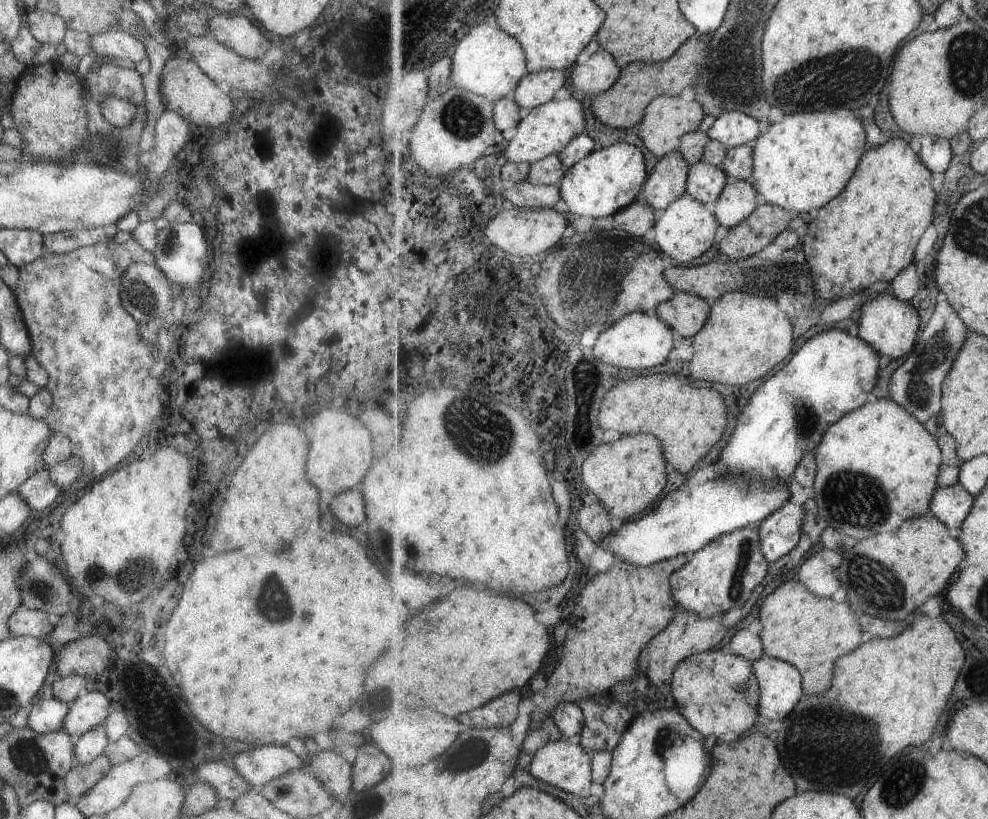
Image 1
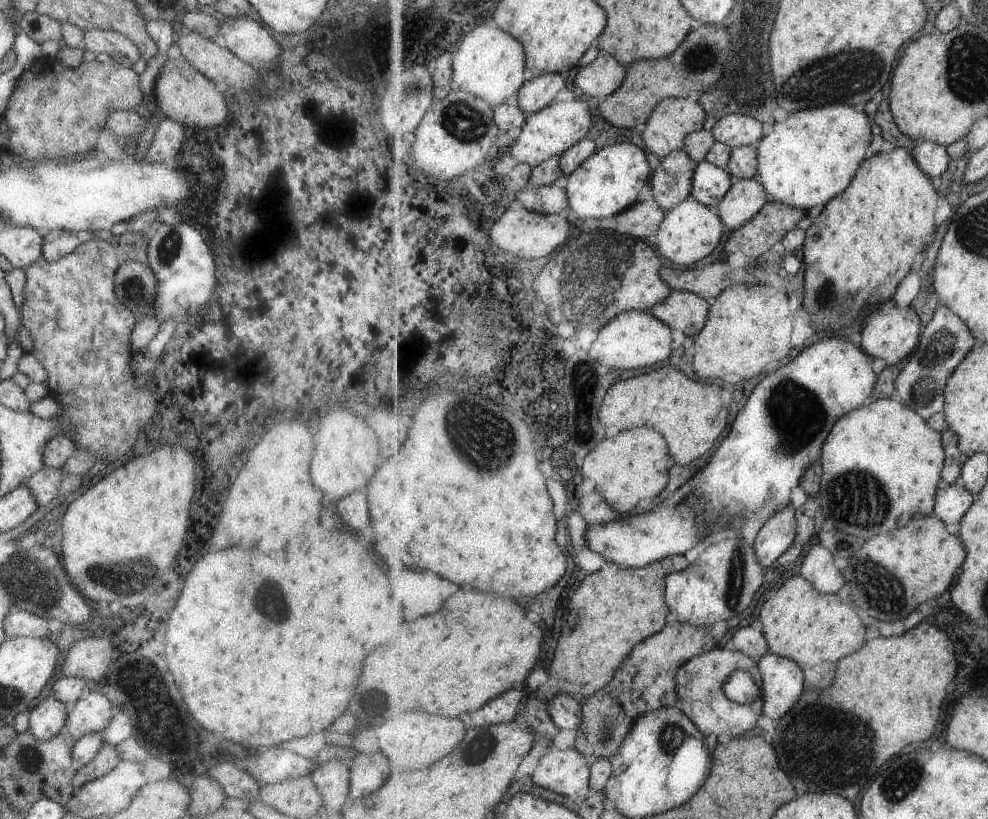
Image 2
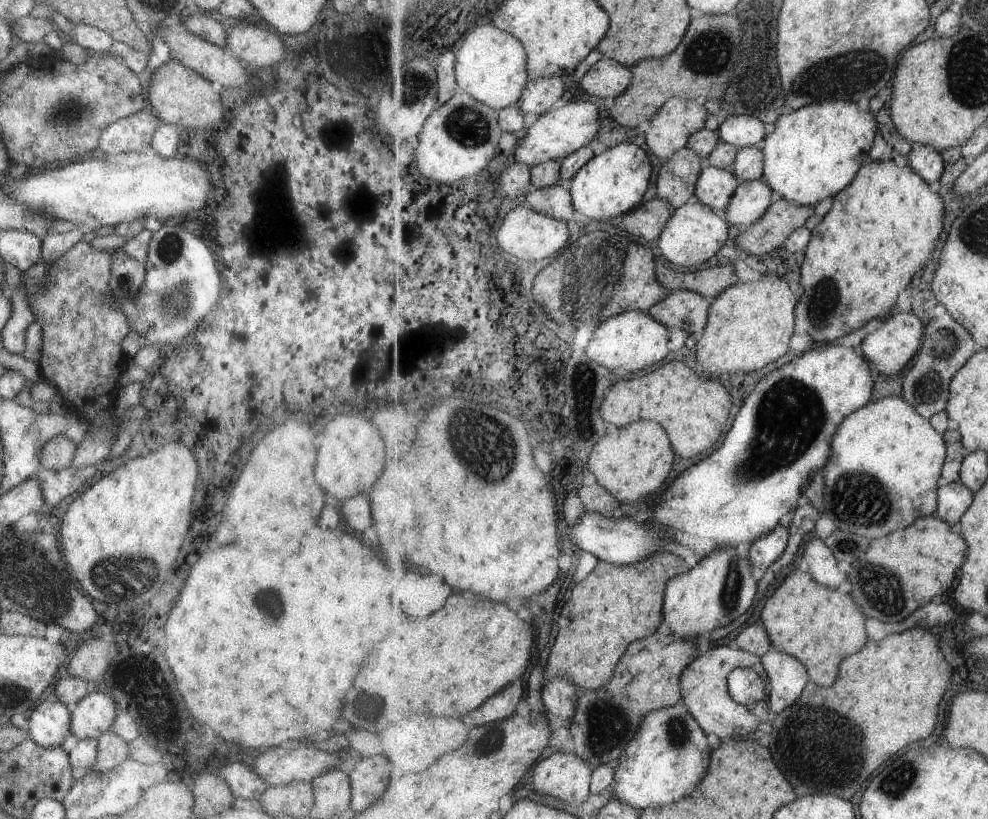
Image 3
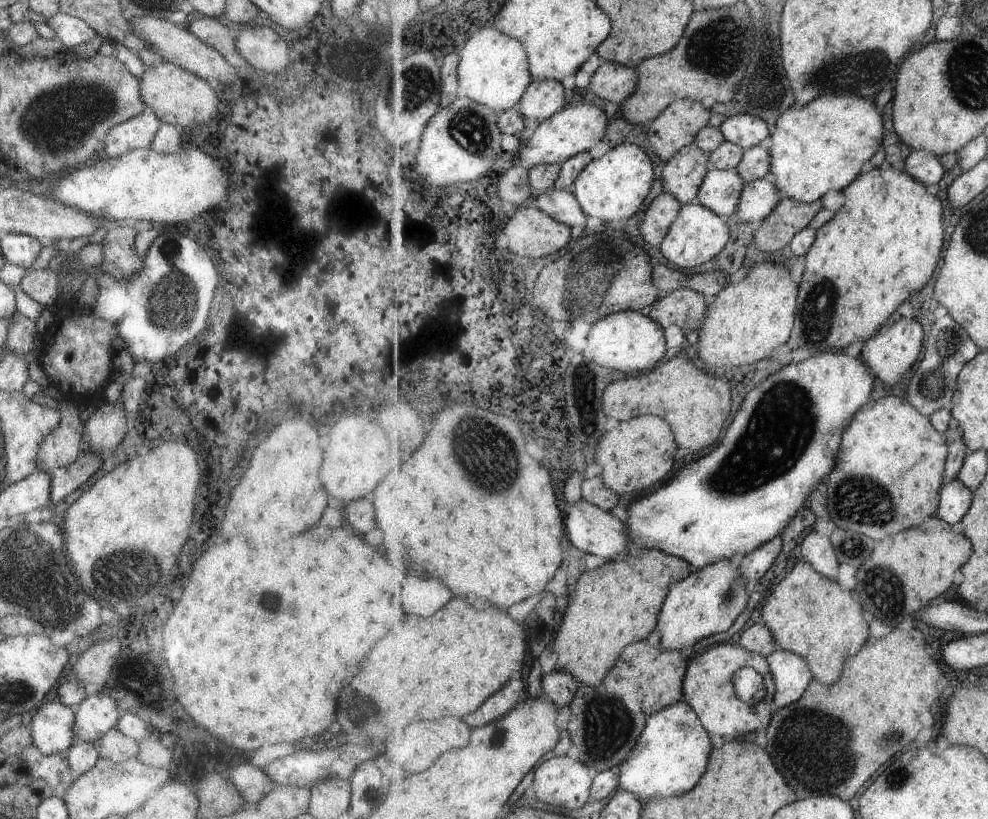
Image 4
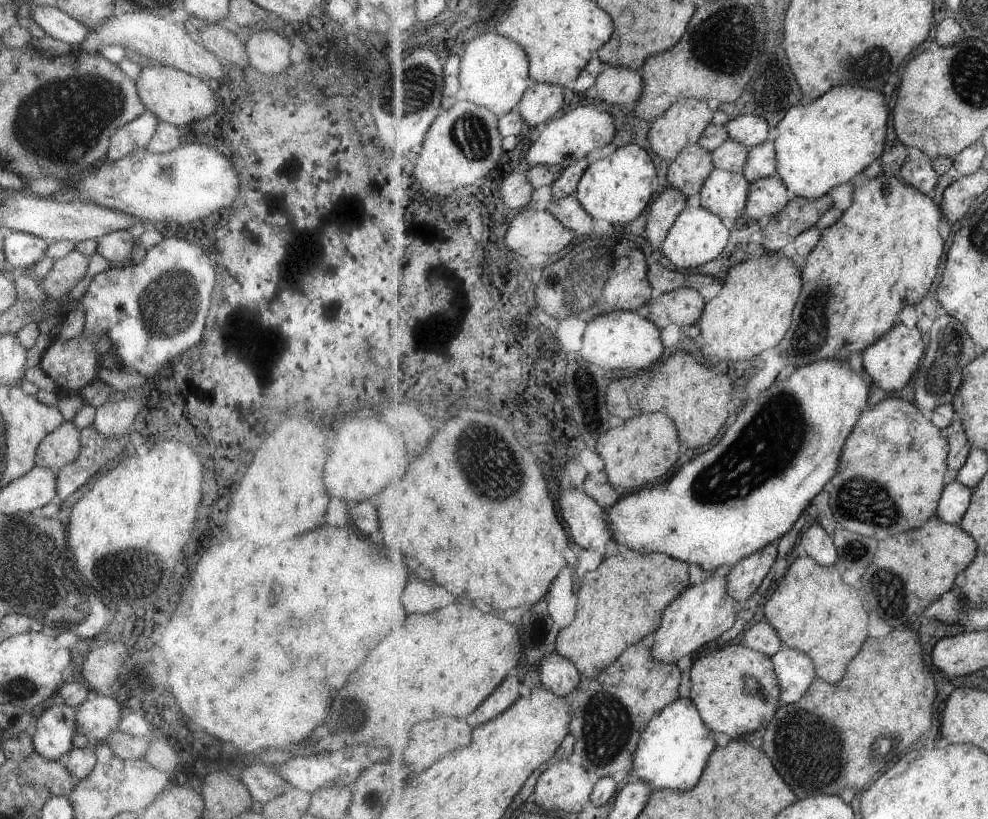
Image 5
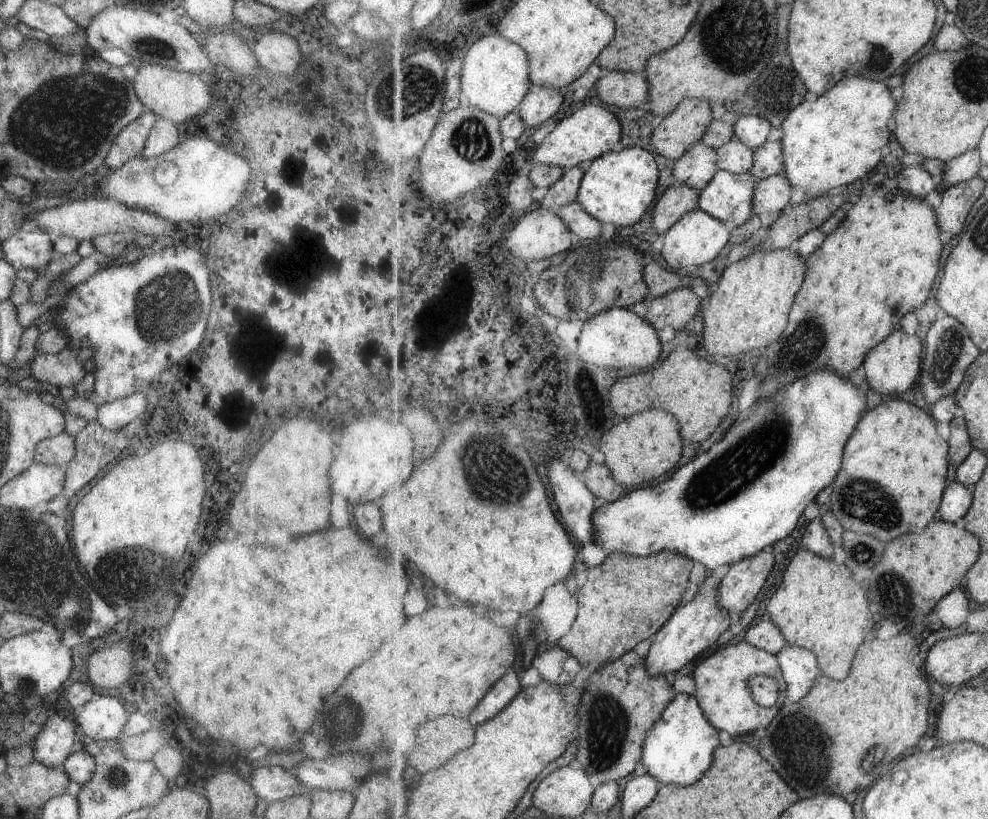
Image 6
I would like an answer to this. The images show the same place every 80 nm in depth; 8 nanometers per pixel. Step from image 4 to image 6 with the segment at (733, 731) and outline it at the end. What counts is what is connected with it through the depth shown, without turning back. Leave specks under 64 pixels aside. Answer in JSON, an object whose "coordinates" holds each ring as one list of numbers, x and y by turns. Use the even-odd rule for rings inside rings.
{"coordinates":[[765,615,763,622,759,622,759,624,755,624,753,628,749,628,749,632,747,632,745,638,747,638,747,640,745,640,743,644,727,646,727,648,723,648,723,650,715,652,715,654,699,662,691,676,691,679,695,681,695,696,697,702,699,702,701,708,703,708,707,720,709,720,719,732,725,731,735,740,745,739,749,737,752,732,757,732,759,728,767,728,767,726,775,720,775,716,781,711,781,706,784,706,786,703,786,700,783,700,783,704,775,704,775,706,771,708,763,707,753,700,753,694,751,693,751,688,749,688,749,680,751,680,753,676,763,676,763,674,767,674,767,676,771,676,775,678,775,680,785,681,781,666,779,666,779,660,777,660,776,656,777,653,782,652,787,646,790,646,785,636,783,636,783,632]]}

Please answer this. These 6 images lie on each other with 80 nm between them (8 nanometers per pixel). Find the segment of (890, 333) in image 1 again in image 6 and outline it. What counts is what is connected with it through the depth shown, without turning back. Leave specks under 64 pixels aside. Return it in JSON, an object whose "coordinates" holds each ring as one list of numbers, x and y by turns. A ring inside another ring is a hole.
{"coordinates":[[895,330,873,351,868,353,864,363,868,385,877,393,898,398,919,384,924,360,923,344,915,335]]}

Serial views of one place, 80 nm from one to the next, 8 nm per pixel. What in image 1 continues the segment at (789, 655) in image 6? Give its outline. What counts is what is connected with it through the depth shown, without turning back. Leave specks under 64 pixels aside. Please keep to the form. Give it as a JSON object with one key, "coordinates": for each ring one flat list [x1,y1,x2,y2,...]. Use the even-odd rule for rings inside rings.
{"coordinates":[[768,654,757,659,752,665,760,684,760,716,780,721,790,718,804,695,800,669]]}

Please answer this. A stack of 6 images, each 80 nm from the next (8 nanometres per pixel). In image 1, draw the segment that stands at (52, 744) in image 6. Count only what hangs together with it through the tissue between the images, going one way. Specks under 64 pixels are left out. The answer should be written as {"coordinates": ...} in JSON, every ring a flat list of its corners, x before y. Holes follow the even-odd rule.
{"coordinates":[[36,697,29,706,26,726,37,734,47,734,61,728,68,711,68,705,56,698]]}

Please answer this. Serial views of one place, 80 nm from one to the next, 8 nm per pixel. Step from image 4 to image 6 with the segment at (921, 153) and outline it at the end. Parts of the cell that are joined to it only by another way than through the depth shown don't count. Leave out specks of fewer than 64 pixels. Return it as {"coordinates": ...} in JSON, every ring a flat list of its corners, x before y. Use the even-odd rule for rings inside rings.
{"coordinates":[[922,164,903,167,897,178,898,190,914,198,924,199,939,183,937,177,926,170]]}

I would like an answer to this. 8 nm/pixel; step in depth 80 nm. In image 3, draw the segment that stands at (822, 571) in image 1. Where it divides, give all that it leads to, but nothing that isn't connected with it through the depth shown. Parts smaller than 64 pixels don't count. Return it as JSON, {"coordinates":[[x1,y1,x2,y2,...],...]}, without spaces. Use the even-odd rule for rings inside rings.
{"coordinates":[[815,537,805,545,802,560,804,569,822,585,835,589,841,586,843,580,848,580,848,574,839,569,835,553,821,538]]}

